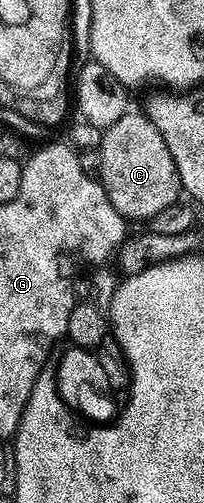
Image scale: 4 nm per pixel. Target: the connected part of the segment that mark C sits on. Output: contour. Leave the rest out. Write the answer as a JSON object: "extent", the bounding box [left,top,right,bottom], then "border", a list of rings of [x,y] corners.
{"extent":[96,114,182,221],"border":[[[134,114],[120,117],[116,125],[103,130],[102,143],[96,148],[100,153],[97,178],[123,219],[149,221],[162,209],[168,209],[168,205],[179,202],[182,182],[176,173],[176,161],[172,161],[172,153],[168,153],[168,145],[160,137],[160,129],[156,129],[149,114]]]}

